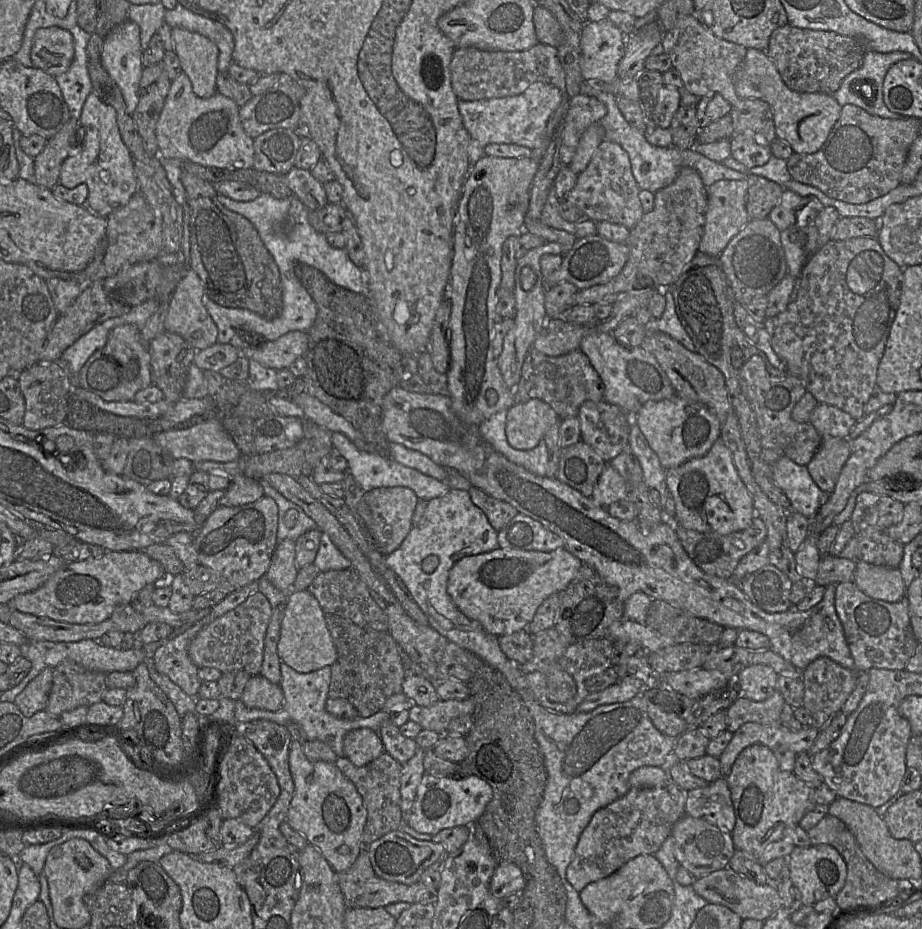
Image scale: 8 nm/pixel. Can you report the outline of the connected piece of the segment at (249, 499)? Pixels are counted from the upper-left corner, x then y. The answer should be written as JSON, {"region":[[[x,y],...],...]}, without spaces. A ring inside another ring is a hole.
{"region":[[[239,474],[230,479],[230,485],[219,500],[218,506],[241,506],[255,502],[263,496],[264,491],[259,480]]]}

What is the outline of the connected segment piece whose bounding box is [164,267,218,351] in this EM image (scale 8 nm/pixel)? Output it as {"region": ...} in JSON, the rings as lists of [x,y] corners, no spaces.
{"region":[[[187,267],[185,274],[170,297],[164,322],[164,330],[180,335],[196,351],[217,343],[218,329],[203,304],[204,295],[204,287],[198,274]]]}

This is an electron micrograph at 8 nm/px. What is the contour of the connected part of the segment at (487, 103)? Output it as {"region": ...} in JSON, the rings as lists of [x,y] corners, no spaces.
{"region":[[[535,82],[523,93],[515,96],[482,99],[475,101],[458,100],[458,109],[464,127],[469,133],[469,163],[467,176],[477,161],[485,155],[485,147],[491,143],[514,143],[530,148],[541,145],[550,117],[563,100],[563,94],[556,86]]]}

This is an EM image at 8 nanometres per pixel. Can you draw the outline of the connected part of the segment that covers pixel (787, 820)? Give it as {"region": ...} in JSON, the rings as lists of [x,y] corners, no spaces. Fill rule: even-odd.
{"region":[[[753,744],[742,750],[725,779],[736,818],[731,832],[734,846],[756,860],[768,845],[783,839],[786,827],[799,825],[804,815],[817,804],[816,788],[806,784],[793,772],[782,770],[774,752],[763,744]]]}

